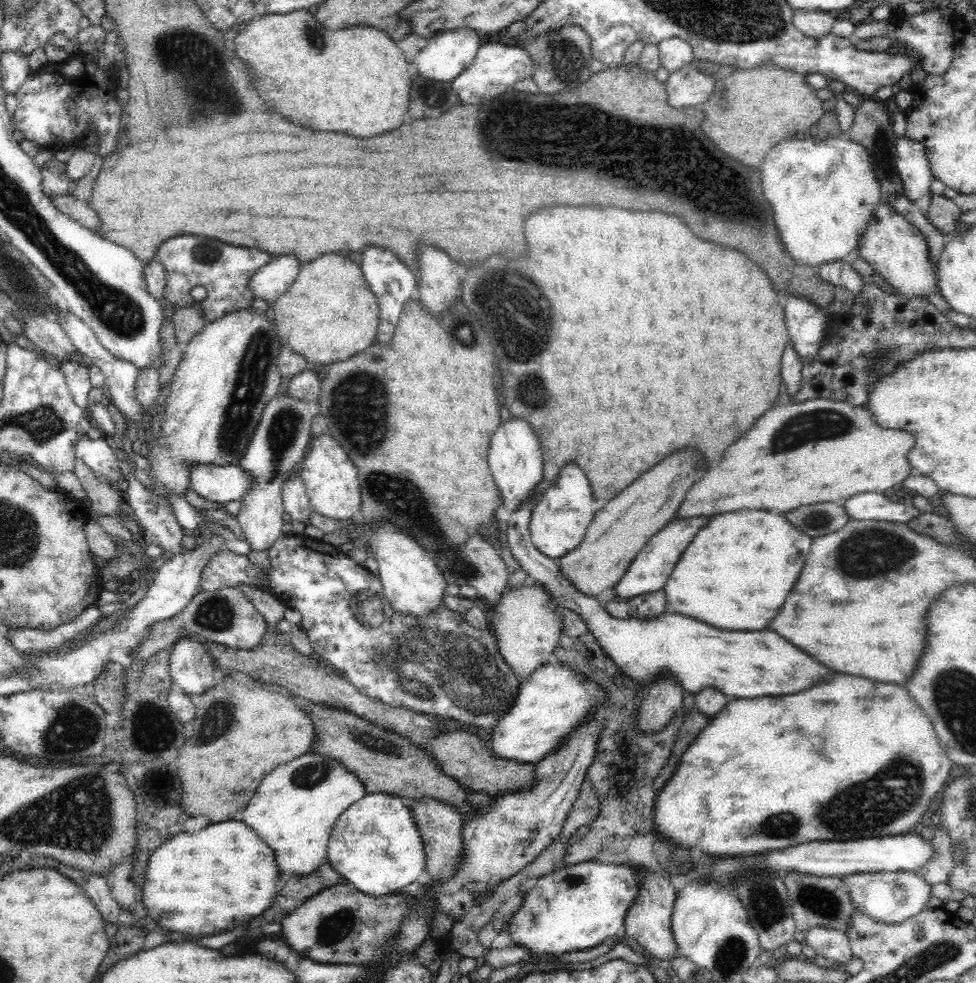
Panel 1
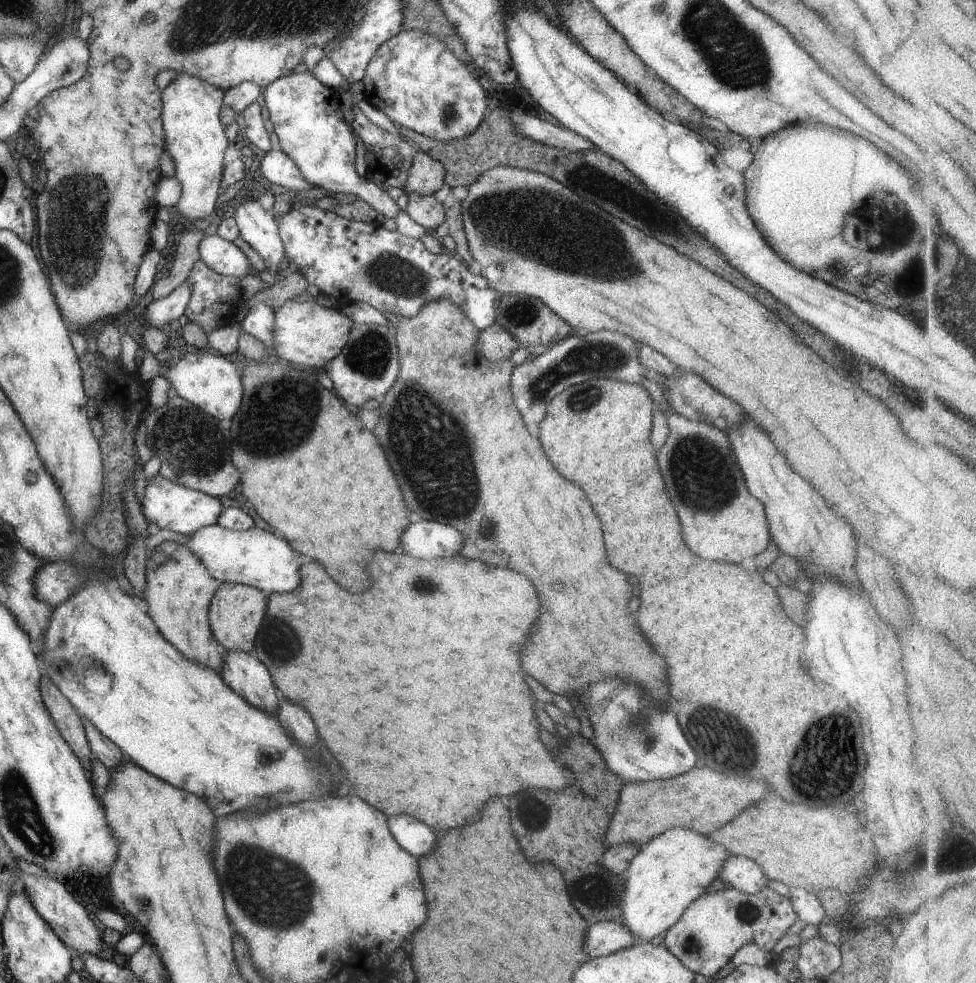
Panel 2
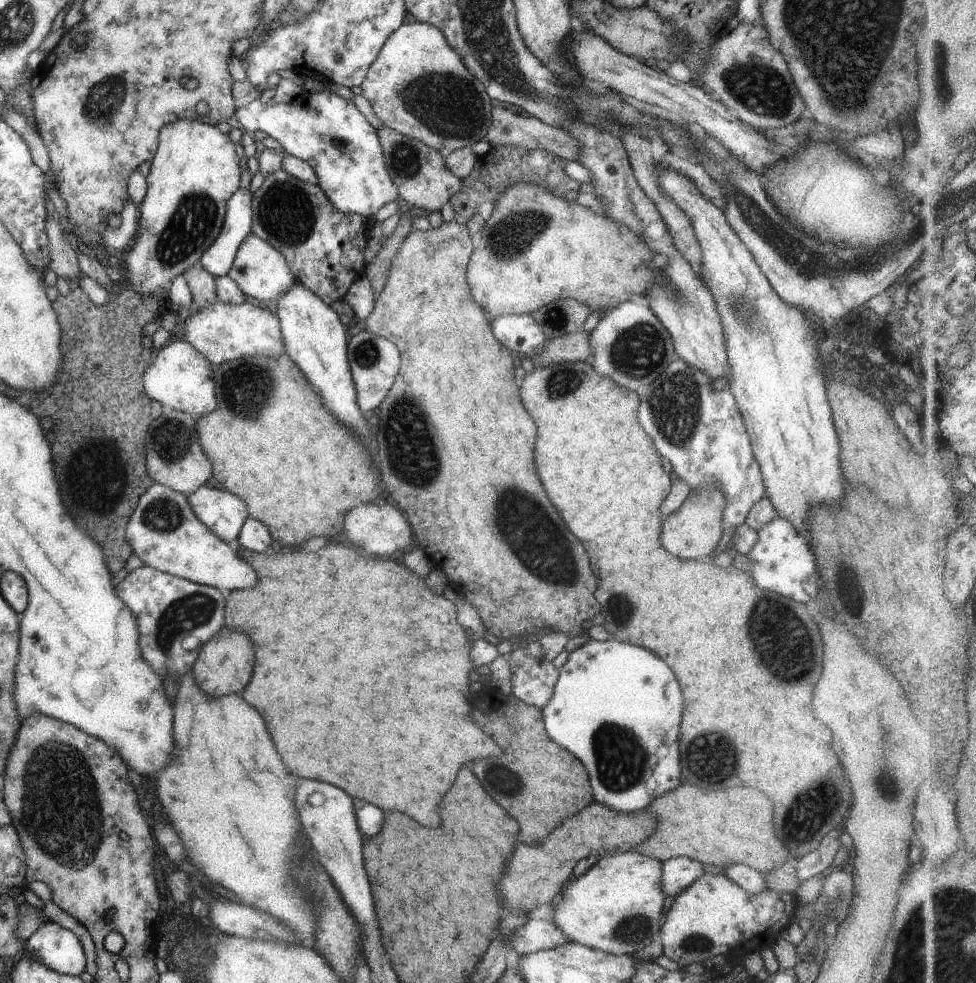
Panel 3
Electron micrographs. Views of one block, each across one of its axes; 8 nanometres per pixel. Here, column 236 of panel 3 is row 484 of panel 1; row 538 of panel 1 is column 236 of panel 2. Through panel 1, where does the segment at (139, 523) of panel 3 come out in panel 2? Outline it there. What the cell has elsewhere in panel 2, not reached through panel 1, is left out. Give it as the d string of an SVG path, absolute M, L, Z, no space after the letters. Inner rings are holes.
M202 526L193 534L188 534L189 541L182 544L198 556L198 560L206 566L212 580L219 585L228 582L242 584L260 590L264 596L274 593L292 592L300 584L300 560L292 546L283 537L253 527L246 531L232 531L222 526Z

